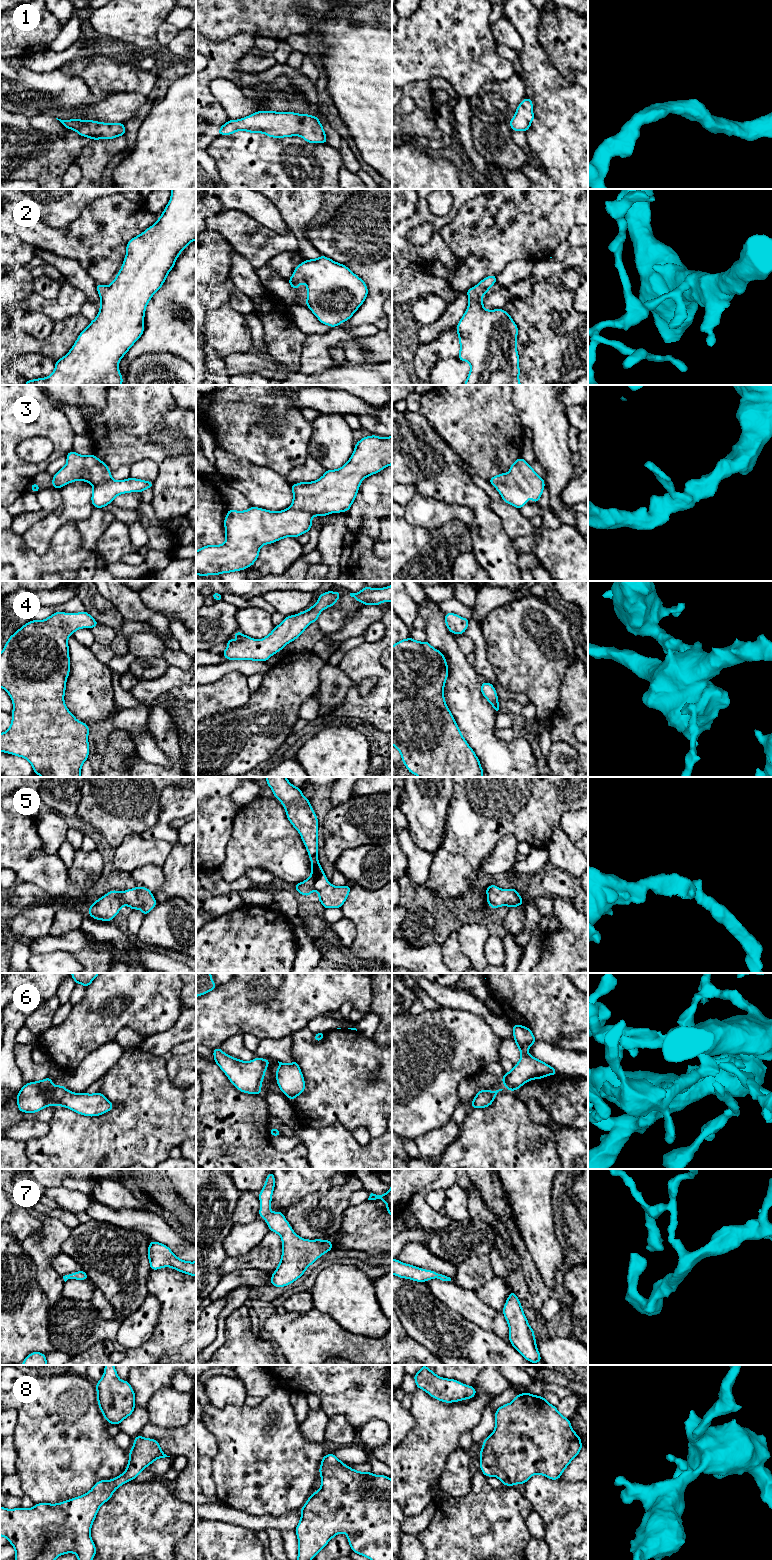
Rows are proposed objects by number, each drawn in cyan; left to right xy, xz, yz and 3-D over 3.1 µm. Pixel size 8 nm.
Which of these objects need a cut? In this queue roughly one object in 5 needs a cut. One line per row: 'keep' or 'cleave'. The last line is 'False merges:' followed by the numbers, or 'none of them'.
1: keep
2: keep
3: keep
4: keep
5: keep
6: keep
7: keep
8: keep
False merges: none of them

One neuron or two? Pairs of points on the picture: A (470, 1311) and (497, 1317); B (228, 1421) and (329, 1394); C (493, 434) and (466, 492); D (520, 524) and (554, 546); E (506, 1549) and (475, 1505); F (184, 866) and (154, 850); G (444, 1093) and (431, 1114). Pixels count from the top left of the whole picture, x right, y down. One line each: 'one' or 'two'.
A: one
B: two
C: two
D: two
E: one
F: two
G: one

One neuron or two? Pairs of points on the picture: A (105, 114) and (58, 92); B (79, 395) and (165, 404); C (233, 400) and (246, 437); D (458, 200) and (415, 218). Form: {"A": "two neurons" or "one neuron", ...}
{"A": "one neuron", "B": "two neurons", "C": "one neuron", "D": "one neuron"}

